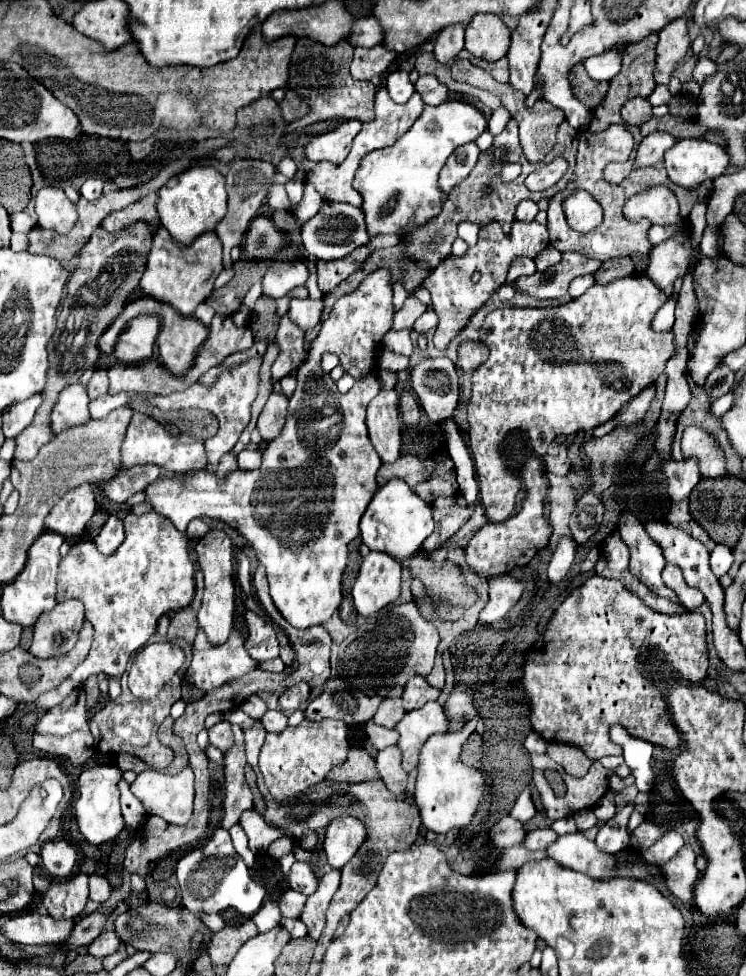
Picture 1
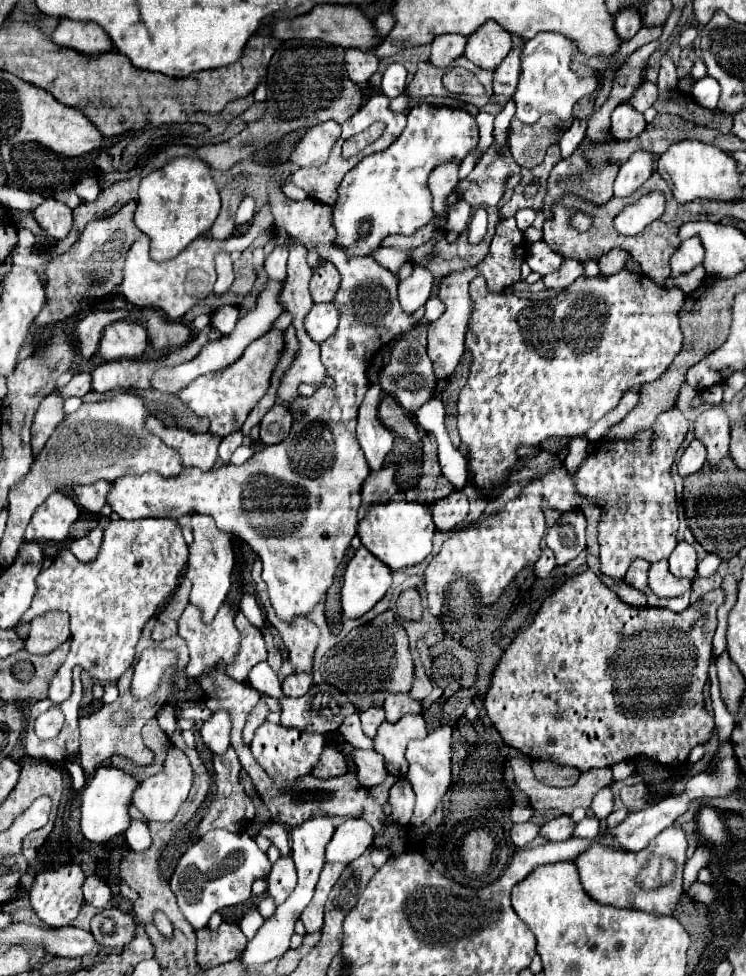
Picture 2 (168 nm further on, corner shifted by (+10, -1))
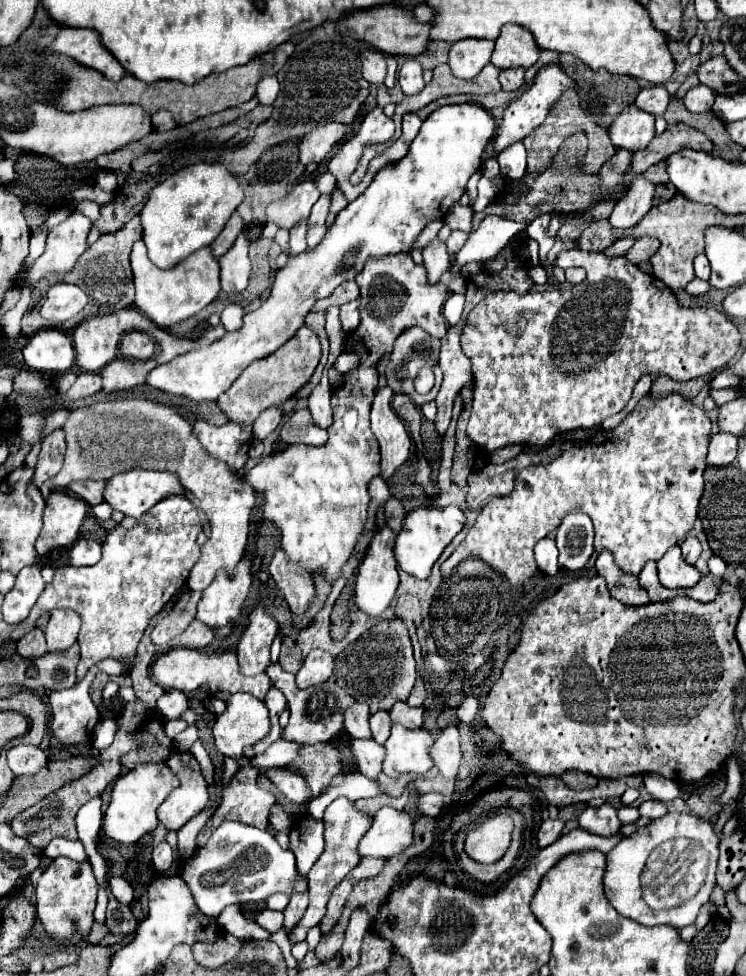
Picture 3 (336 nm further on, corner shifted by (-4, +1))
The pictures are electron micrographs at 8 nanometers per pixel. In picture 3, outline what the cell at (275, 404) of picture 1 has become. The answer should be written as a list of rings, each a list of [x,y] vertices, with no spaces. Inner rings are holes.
[[[295,410],[289,420],[281,426],[281,440],[285,444],[323,444],[327,440],[327,432],[315,426],[315,422],[309,416],[309,410]]]

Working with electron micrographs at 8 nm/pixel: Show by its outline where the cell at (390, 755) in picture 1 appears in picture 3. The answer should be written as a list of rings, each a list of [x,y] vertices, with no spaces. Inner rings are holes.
[[[351,740],[351,752],[359,764],[359,772],[371,780],[377,780],[385,760],[385,748],[375,740]]]

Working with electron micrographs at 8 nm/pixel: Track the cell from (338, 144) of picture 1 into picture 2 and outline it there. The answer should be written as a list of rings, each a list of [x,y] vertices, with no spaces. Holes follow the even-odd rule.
[[[333,120],[313,126],[297,142],[291,154],[291,162],[297,166],[321,166],[327,160],[331,146],[337,142],[339,136],[341,136],[341,126]]]

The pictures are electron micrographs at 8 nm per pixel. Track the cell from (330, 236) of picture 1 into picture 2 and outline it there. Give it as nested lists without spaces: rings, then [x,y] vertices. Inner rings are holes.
[[[379,248],[373,252],[373,258],[377,258],[377,262],[381,266],[385,266],[387,270],[391,270],[393,274],[399,272],[399,268],[405,262],[411,262],[411,252],[407,250],[397,250],[397,248]]]

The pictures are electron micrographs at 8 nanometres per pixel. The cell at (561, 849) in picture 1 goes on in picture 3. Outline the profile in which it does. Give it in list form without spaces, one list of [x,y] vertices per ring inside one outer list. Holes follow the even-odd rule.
[[[669,812],[665,814],[663,818],[657,818],[655,822],[639,828],[635,834],[631,834],[627,840],[621,840],[621,844],[617,848],[613,848],[609,854],[607,854],[607,868],[605,868],[605,878],[603,878],[603,884],[605,884],[605,896],[607,900],[611,902],[611,906],[625,918],[631,918],[639,924],[645,924],[645,926],[657,926],[657,924],[669,924],[669,926],[675,926],[675,928],[683,928],[683,926],[689,926],[695,922],[697,914],[699,914],[699,908],[709,900],[709,894],[711,894],[711,888],[713,888],[713,882],[715,882],[715,868],[717,868],[717,856],[719,856],[719,850],[717,850],[717,836],[713,834],[713,822],[711,820],[705,820],[701,816],[695,816],[695,814],[685,814],[685,812]],[[677,836],[683,836],[687,840],[695,840],[699,842],[707,852],[709,852],[709,872],[707,872],[707,880],[705,884],[701,886],[701,890],[697,892],[697,896],[693,896],[691,900],[683,902],[681,906],[677,908],[671,908],[671,910],[651,910],[643,896],[641,896],[641,870],[651,854],[651,848],[663,844],[665,840],[671,840],[671,838],[677,838]]]

